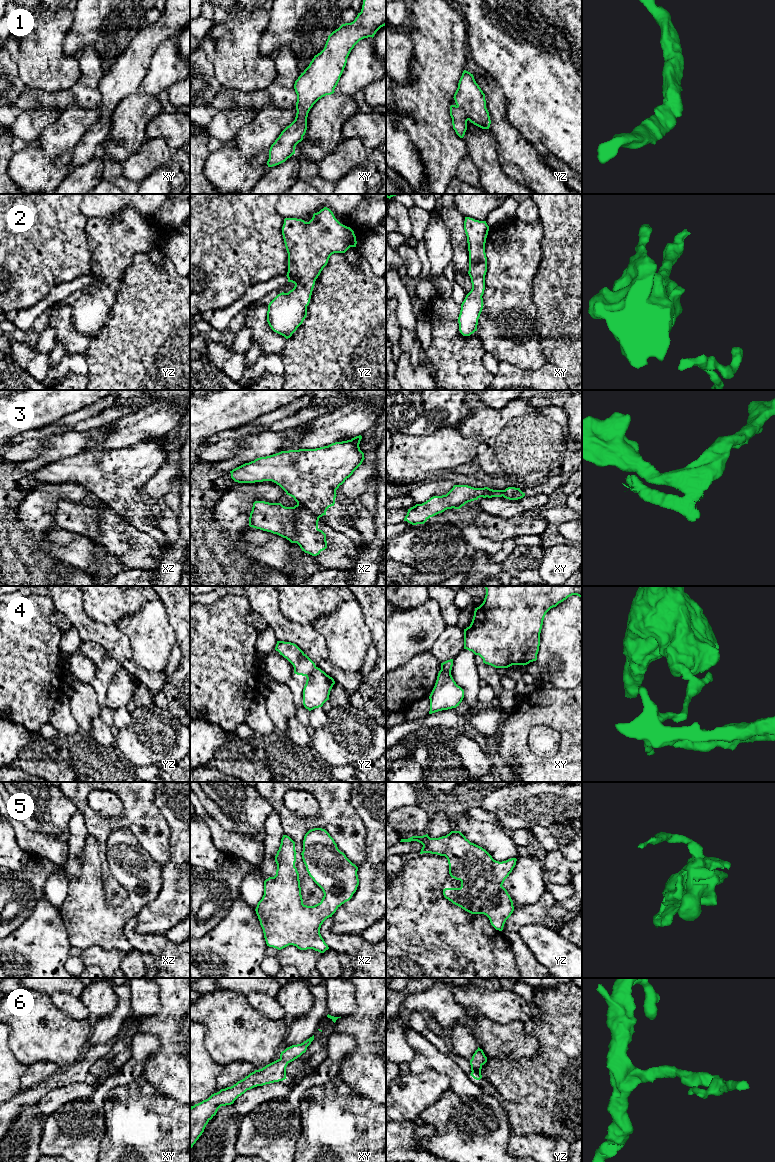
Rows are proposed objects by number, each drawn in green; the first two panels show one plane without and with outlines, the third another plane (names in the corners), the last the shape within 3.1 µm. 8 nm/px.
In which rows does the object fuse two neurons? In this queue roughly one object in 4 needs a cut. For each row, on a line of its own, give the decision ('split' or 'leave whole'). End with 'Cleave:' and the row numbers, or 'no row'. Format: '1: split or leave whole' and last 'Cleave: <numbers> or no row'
1: leave whole
2: leave whole
3: split
4: split
5: leave whole
6: leave whole
Cleave: 3, 4

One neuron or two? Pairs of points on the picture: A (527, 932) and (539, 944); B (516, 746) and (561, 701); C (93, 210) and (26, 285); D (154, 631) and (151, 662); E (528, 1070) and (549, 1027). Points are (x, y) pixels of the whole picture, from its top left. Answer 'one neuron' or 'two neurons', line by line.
A: one neuron
B: one neuron
C: two neurons
D: one neuron
E: one neuron

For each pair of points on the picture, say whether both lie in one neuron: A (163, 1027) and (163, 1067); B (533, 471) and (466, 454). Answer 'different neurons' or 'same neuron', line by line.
A: same neuron
B: different neurons

